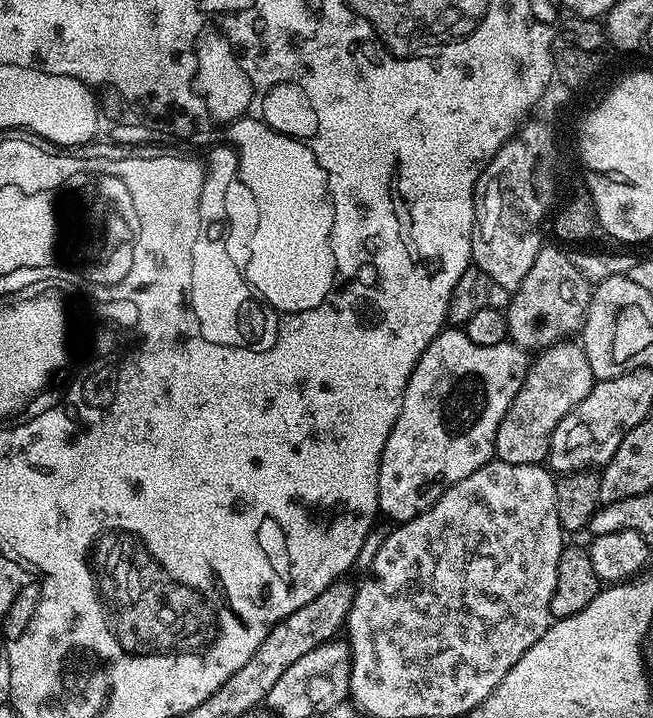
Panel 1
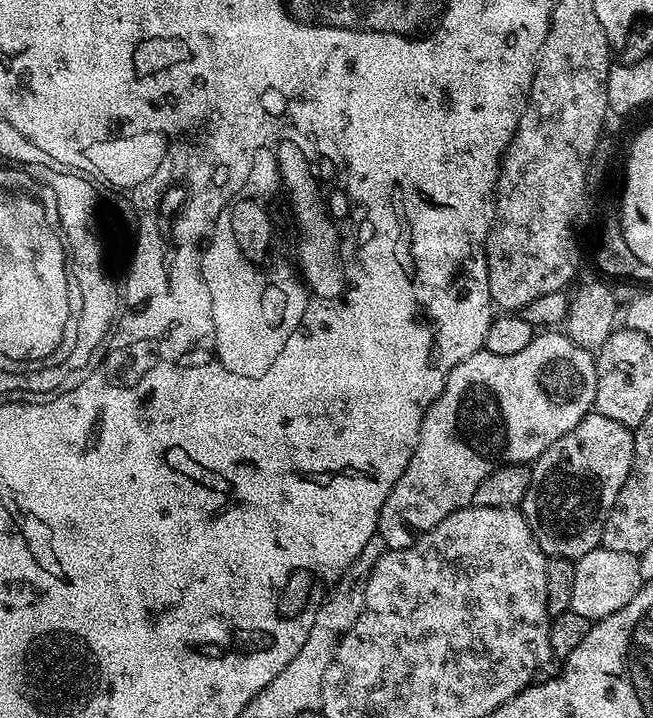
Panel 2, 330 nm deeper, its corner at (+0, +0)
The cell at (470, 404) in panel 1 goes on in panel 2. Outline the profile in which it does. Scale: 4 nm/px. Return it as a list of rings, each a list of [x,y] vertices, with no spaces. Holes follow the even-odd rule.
[[[544,330],[533,335],[530,346],[526,346],[526,350],[518,350],[518,354],[490,354],[481,350],[475,352],[470,358],[458,362],[458,366],[454,366],[454,370],[450,370],[450,374],[444,380],[442,394],[424,413],[416,453],[410,458],[402,478],[398,478],[398,482],[392,487],[386,502],[382,506],[376,527],[378,535],[386,538],[386,546],[389,550],[409,548],[413,542],[414,534],[429,532],[431,528],[438,526],[438,522],[442,522],[442,518],[446,518],[446,514],[454,514],[454,510],[468,507],[474,498],[474,490],[478,490],[478,486],[482,486],[482,482],[494,469],[501,466],[528,466],[531,465],[531,460],[538,459],[537,461],[539,461],[563,436],[572,432],[574,426],[578,426],[578,422],[582,422],[584,416],[593,411],[595,403],[596,362],[593,353],[589,349],[575,344],[570,337],[564,335],[563,331],[560,330]]]

